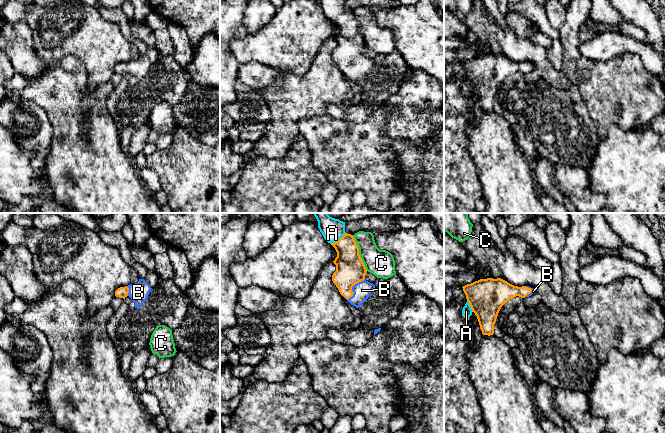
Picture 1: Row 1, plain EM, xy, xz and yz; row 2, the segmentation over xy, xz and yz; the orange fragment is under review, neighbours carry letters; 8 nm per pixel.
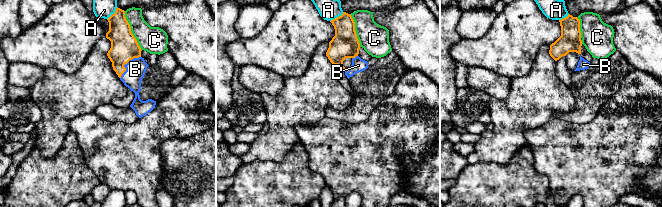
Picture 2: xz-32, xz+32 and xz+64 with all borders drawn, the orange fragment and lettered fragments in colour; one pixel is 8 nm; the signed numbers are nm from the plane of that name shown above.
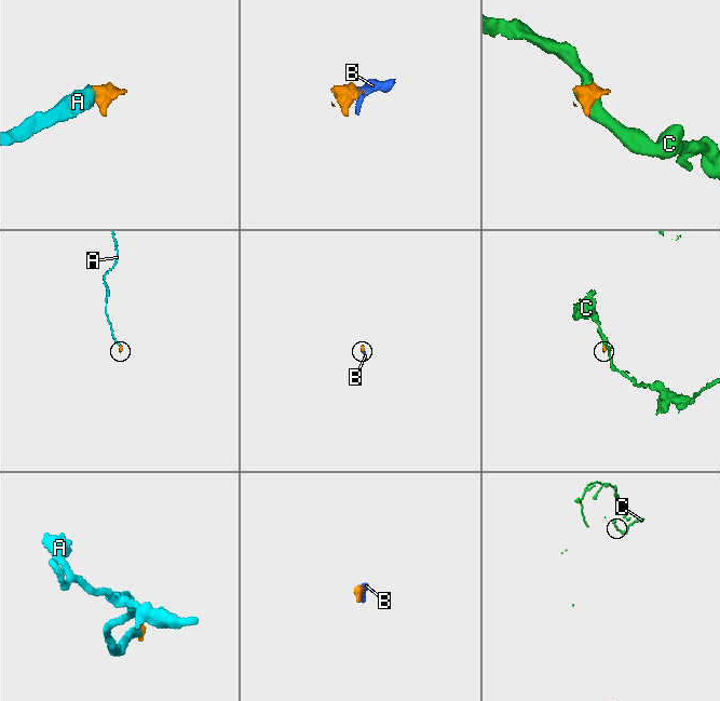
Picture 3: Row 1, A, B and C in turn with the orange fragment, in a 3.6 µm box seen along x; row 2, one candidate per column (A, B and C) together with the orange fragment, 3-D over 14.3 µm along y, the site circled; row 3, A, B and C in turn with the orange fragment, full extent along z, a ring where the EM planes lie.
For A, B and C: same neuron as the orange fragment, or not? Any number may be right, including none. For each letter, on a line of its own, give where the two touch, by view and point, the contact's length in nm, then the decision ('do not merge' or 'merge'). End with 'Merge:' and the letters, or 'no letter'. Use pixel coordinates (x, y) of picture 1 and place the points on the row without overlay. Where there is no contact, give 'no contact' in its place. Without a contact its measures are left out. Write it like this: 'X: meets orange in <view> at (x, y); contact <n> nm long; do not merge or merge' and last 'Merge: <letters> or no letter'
A: meets orange in xz at (339, 15); contact 160 nm long; merge
B: meets orange in xz at (351, 66); contact 220 nm long; merge
C: meets orange in xz at (358, 29); contact 320 nm long; do not merge
Merge: A, B

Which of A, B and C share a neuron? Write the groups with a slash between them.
A B / C

